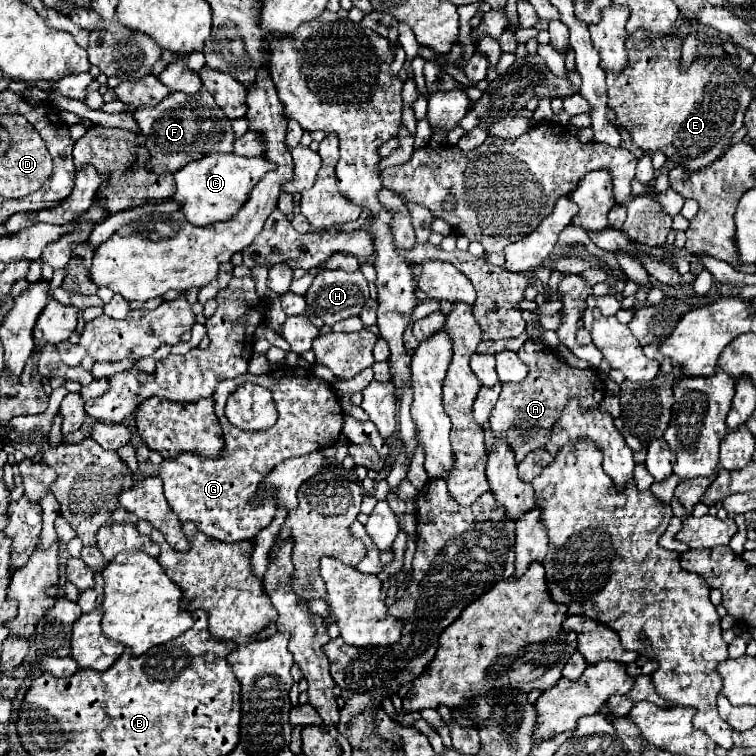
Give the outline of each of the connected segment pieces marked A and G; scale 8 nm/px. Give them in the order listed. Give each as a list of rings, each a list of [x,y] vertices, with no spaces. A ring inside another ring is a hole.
[[[527,341],[517,351],[517,355],[529,367],[529,373],[521,383],[501,385],[499,401],[489,417],[489,429],[495,435],[495,439],[505,441],[513,449],[515,463],[521,463],[527,453],[545,447],[545,443],[551,437],[553,425],[557,423],[559,415],[571,399],[577,397],[583,409],[595,409],[605,397],[605,387],[595,369],[569,367],[565,361],[559,361],[559,357],[543,343]]]
[[[289,365],[265,375],[245,373],[231,381],[221,381],[215,389],[213,401],[215,413],[225,435],[223,453],[211,463],[207,463],[207,459],[203,457],[181,453],[173,459],[173,463],[171,459],[165,459],[159,465],[159,477],[163,481],[165,499],[181,523],[193,521],[197,529],[207,537],[225,543],[235,543],[255,537],[275,517],[273,505],[261,505],[259,509],[249,505],[251,497],[255,497],[255,483],[259,483],[259,479],[263,479],[265,473],[269,473],[275,465],[279,465],[285,459],[301,457],[311,451],[321,451],[325,447],[335,445],[343,429],[343,409],[335,395],[335,389],[327,381],[315,377],[311,371],[303,367]],[[243,381],[261,383],[261,387],[267,387],[273,393],[279,419],[271,429],[241,431],[235,425],[231,425],[225,417],[225,401]]]

